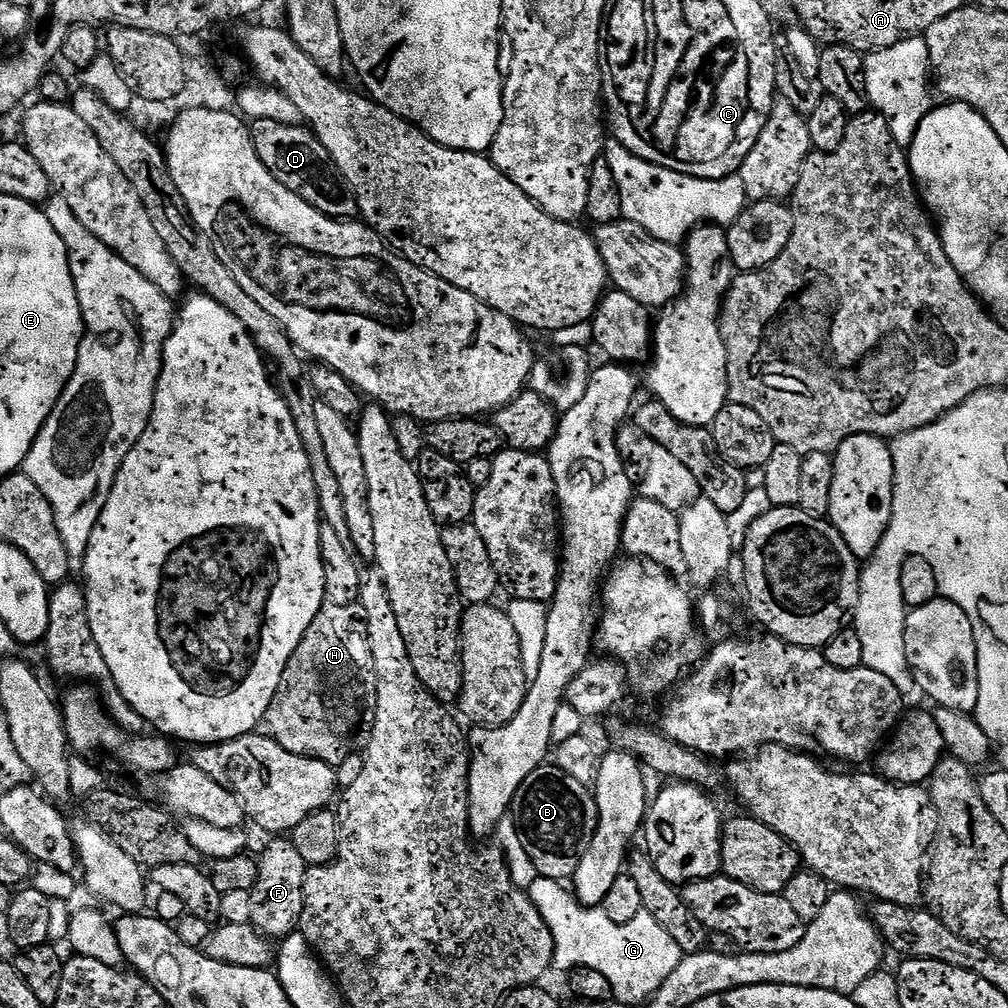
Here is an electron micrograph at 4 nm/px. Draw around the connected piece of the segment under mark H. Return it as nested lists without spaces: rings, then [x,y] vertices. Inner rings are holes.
[[[325,603],[314,622],[310,622],[310,630],[306,630],[302,642],[298,642],[298,650],[294,650],[290,662],[286,662],[282,682],[278,682],[278,690],[264,715],[262,732],[278,742],[278,746],[290,750],[290,754],[339,766],[346,758],[367,748],[378,706],[378,678],[374,674],[370,642],[362,631],[361,616],[359,607]]]

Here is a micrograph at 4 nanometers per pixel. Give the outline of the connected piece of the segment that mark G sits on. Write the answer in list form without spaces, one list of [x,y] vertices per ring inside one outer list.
[[[543,878],[533,881],[526,891],[534,906],[538,906],[538,914],[542,914],[546,926],[550,926],[554,938],[552,968],[555,971],[568,974],[575,968],[596,970],[610,982],[614,999],[622,1006],[628,1006],[643,1005],[651,1000],[658,986],[662,986],[662,982],[670,978],[674,966],[678,966],[682,958],[678,943],[648,912],[640,912],[634,922],[610,922],[603,907],[587,908],[562,886],[561,881]]]

